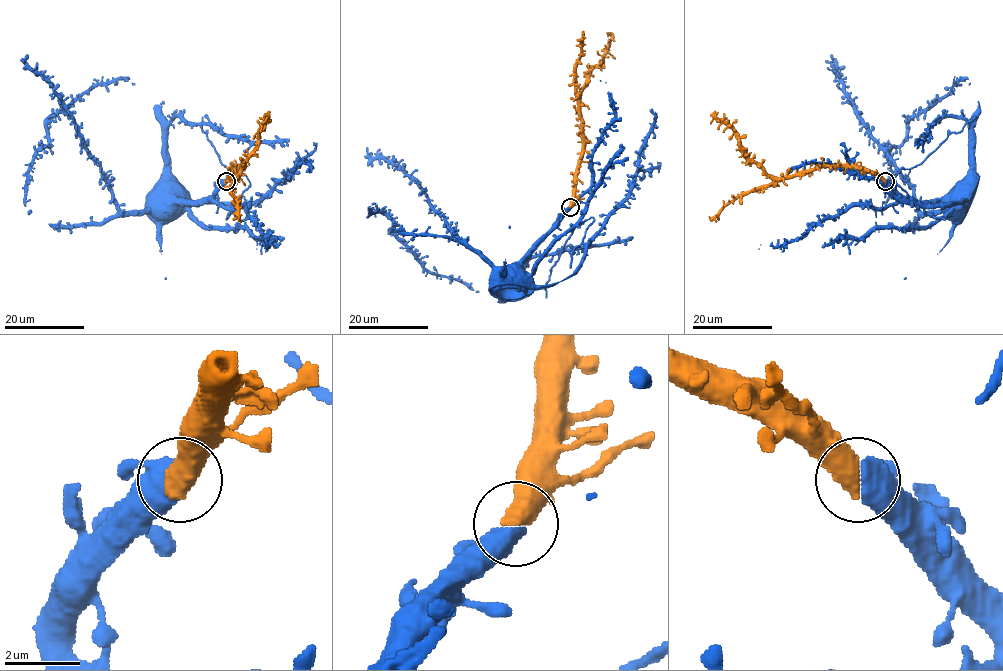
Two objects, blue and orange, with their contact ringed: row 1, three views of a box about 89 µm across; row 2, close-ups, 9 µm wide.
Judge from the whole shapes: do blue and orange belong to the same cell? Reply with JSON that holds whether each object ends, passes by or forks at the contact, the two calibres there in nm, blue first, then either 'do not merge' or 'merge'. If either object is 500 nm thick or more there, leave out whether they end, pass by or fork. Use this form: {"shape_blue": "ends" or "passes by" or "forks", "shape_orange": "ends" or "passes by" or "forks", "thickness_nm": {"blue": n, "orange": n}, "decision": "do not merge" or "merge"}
{"thickness_nm": {"blue": 800, "orange": 650}, "decision": "merge"}

